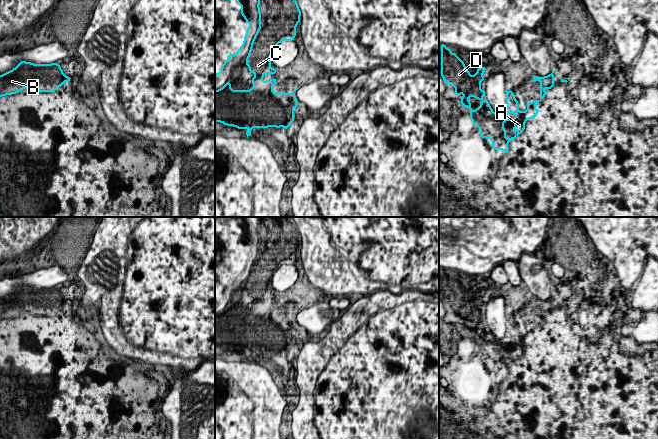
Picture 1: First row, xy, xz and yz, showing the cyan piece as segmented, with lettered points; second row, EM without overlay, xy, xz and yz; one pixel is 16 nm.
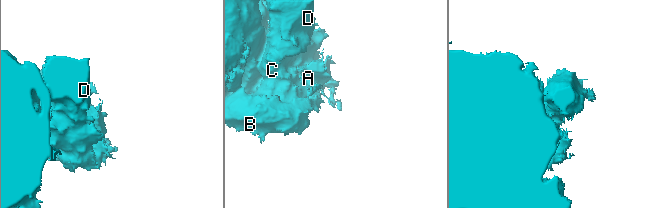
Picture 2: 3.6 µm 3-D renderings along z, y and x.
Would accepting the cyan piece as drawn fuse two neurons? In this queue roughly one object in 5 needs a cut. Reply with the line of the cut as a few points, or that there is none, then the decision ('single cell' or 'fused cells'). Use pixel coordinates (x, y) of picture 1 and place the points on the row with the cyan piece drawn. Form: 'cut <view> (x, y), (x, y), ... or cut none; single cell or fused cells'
cut none; single cell

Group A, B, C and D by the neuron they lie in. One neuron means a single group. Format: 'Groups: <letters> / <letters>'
Groups: A B C D

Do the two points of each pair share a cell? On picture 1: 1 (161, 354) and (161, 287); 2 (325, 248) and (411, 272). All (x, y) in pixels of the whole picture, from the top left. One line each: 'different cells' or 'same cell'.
1: same cell
2: same cell

